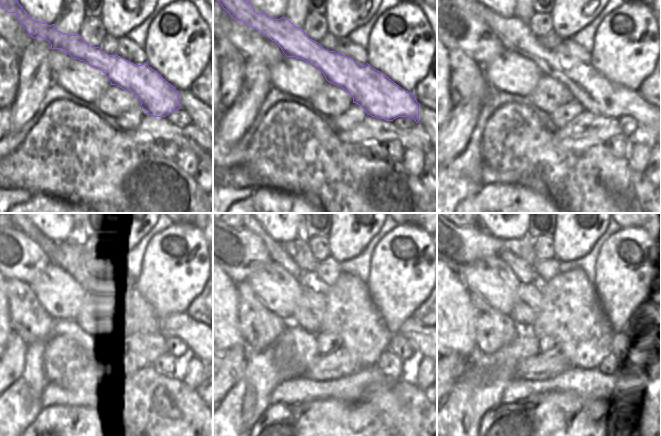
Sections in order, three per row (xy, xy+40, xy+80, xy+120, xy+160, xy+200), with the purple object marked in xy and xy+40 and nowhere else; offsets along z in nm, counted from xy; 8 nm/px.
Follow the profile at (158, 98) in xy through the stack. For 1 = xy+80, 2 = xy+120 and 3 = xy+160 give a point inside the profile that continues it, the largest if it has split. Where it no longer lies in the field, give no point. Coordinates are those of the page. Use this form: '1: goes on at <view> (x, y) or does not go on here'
1: goes on at xy+80 (599, 96)
2: goes on at xy+120 (127, 295)
3: goes on at xy+160 (416, 332)

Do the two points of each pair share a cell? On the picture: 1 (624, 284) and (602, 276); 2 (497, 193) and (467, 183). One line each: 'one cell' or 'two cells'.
1: one cell
2: two cells

